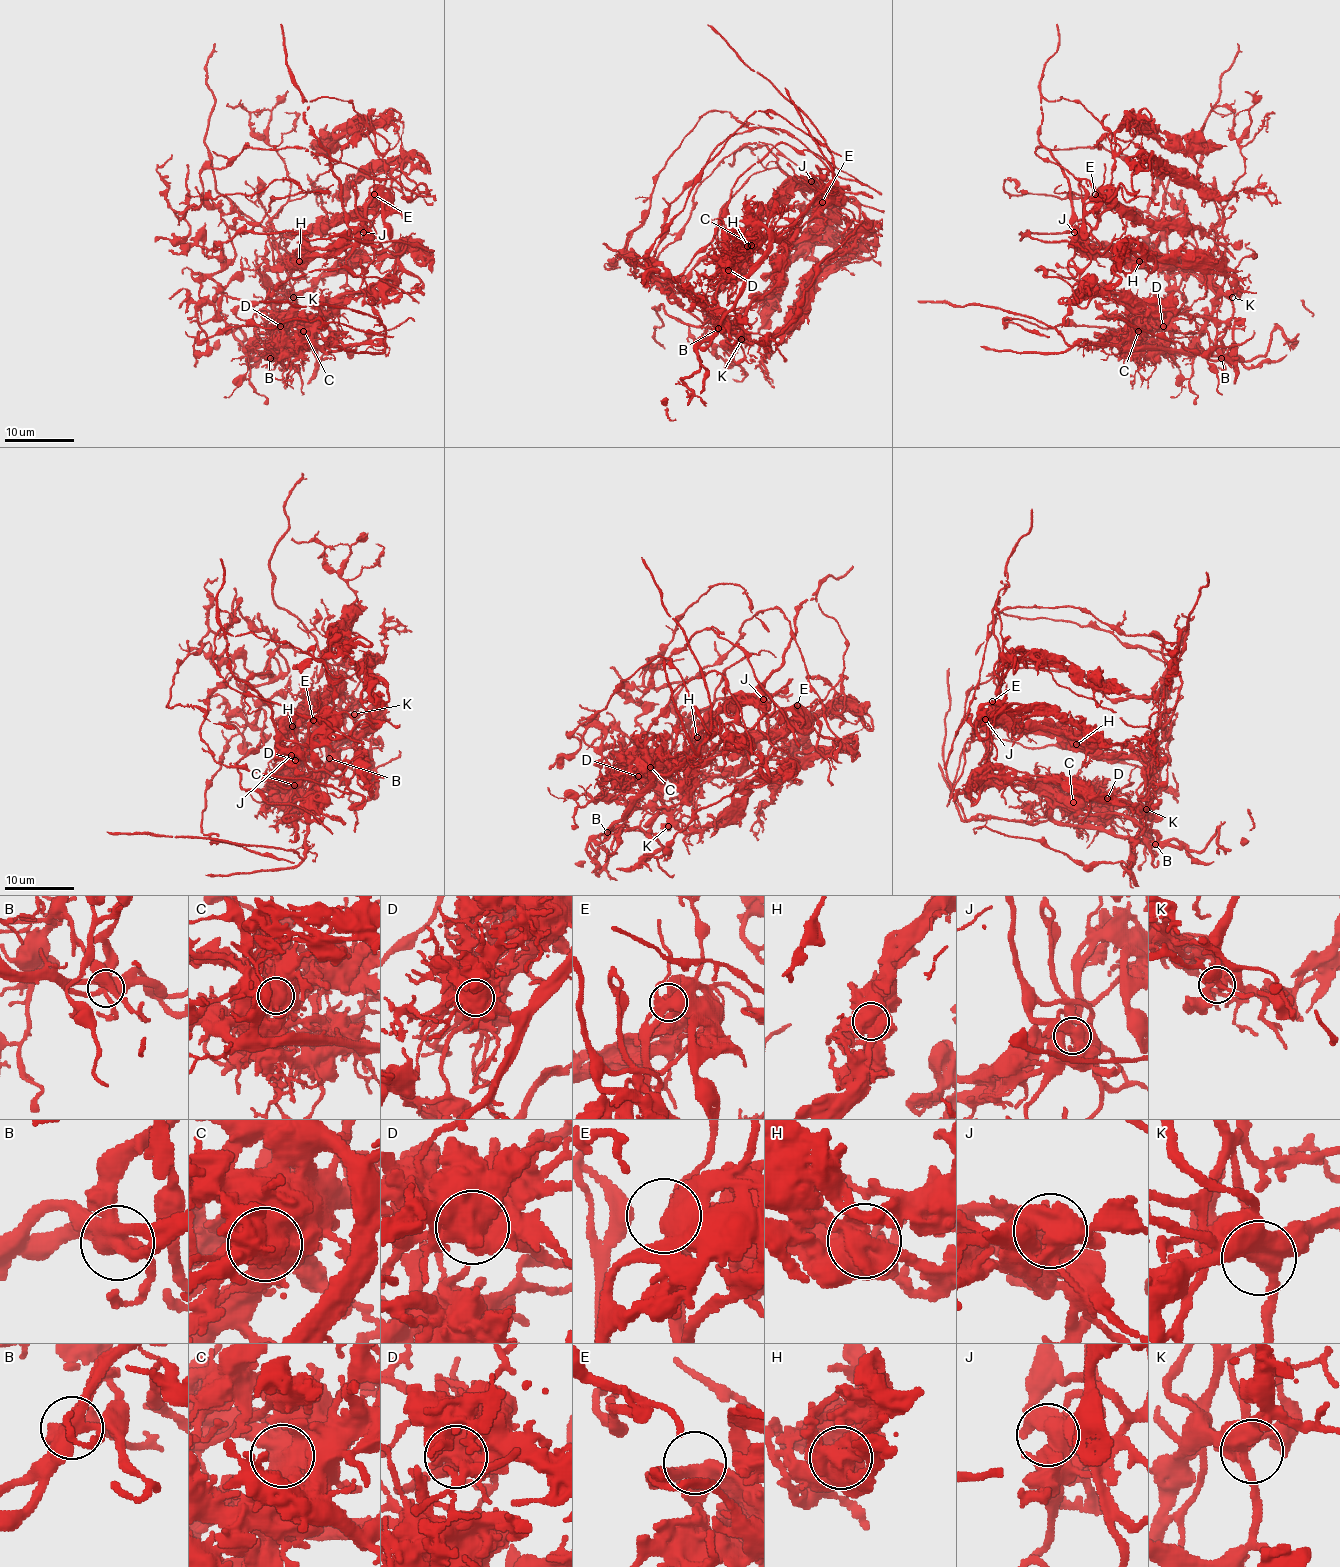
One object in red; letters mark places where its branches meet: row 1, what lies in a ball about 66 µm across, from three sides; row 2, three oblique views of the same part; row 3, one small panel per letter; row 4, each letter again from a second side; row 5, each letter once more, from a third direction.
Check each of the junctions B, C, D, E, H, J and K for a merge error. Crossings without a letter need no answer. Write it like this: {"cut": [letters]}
{"cut": ["B", "C", "D", "H"]}

